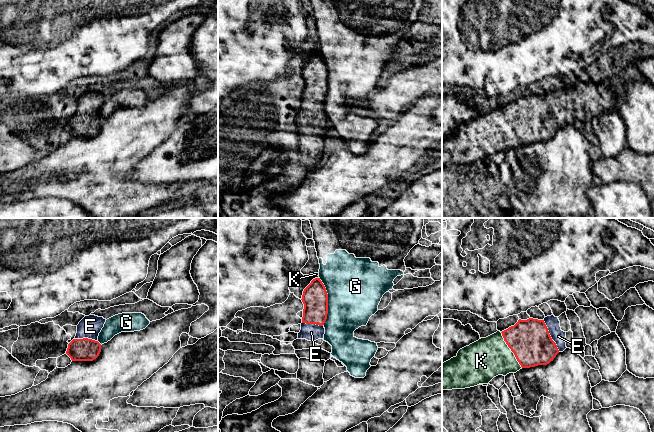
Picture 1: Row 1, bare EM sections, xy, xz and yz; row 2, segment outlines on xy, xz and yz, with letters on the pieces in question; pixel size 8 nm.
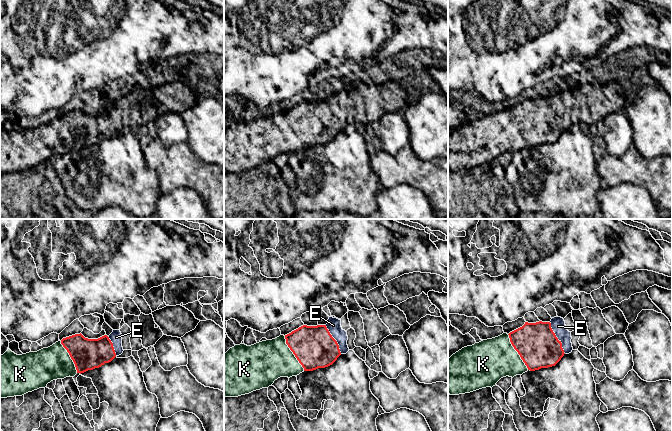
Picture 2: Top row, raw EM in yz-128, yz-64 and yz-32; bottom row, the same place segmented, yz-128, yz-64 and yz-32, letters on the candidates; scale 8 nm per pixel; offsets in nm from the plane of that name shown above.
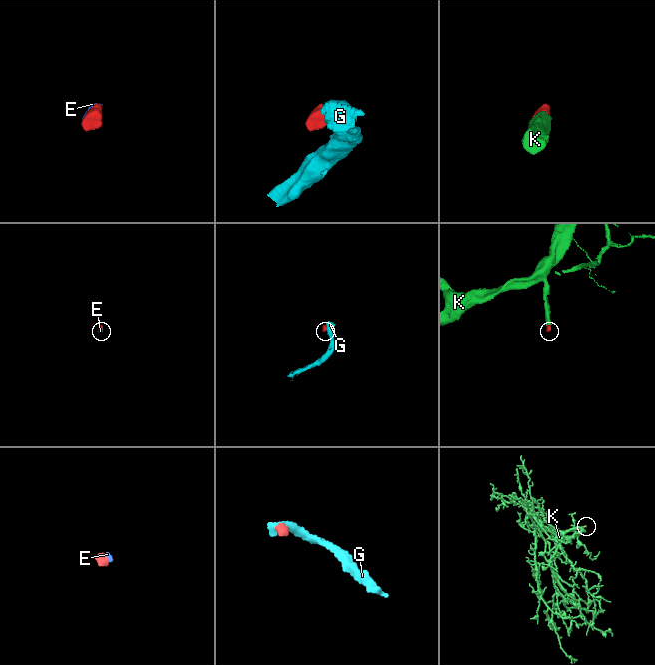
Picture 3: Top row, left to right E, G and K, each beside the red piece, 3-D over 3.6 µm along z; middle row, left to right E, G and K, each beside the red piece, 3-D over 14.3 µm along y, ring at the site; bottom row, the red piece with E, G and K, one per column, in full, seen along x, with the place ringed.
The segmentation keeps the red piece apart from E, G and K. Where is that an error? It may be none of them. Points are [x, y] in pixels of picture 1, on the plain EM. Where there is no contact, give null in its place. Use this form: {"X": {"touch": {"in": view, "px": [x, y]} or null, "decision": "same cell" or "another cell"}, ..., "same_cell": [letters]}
{"E": {"touch": {"in": "yz", "px": [550, 112]}, "decision": "same cell"}, "G": {"touch": {"in": "xz", "px": [327, 77]}, "decision": "another cell"}, "K": {"touch": {"in": "yz", "px": [511, 126]}, "decision": "same cell"}, "same_cell": ["E", "K"]}

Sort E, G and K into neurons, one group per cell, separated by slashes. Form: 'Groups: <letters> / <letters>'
Groups: E K / G

